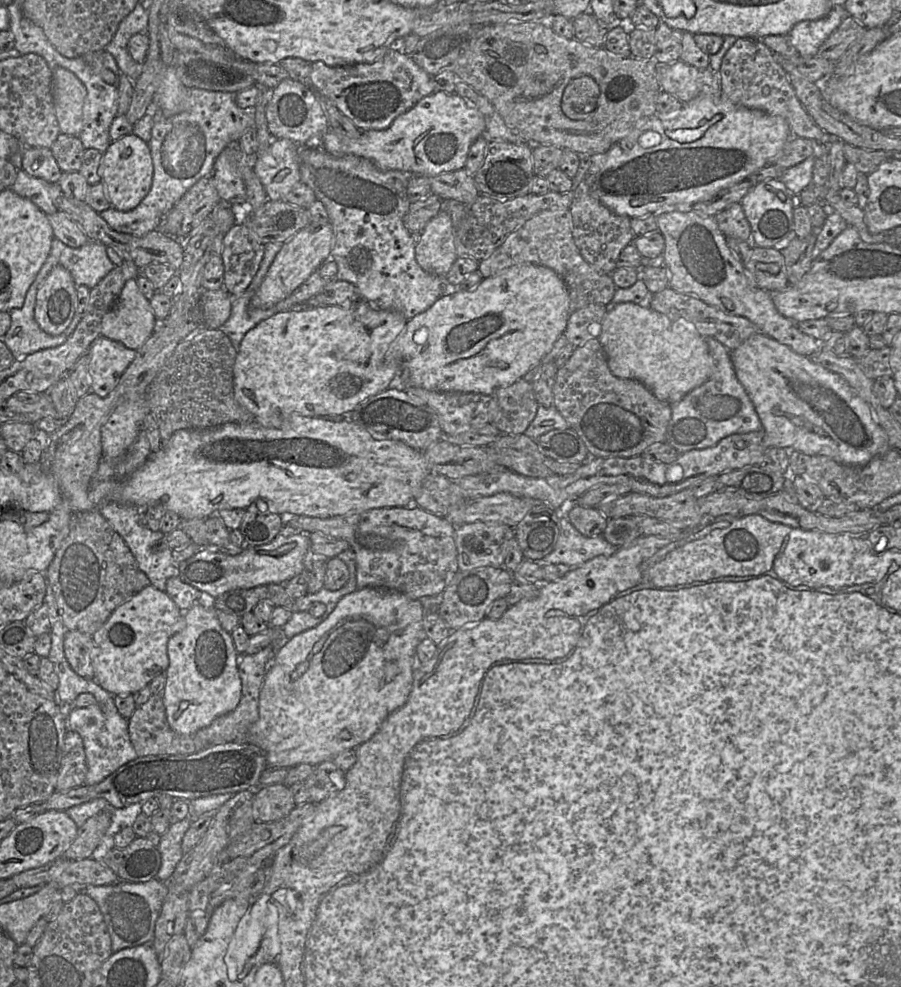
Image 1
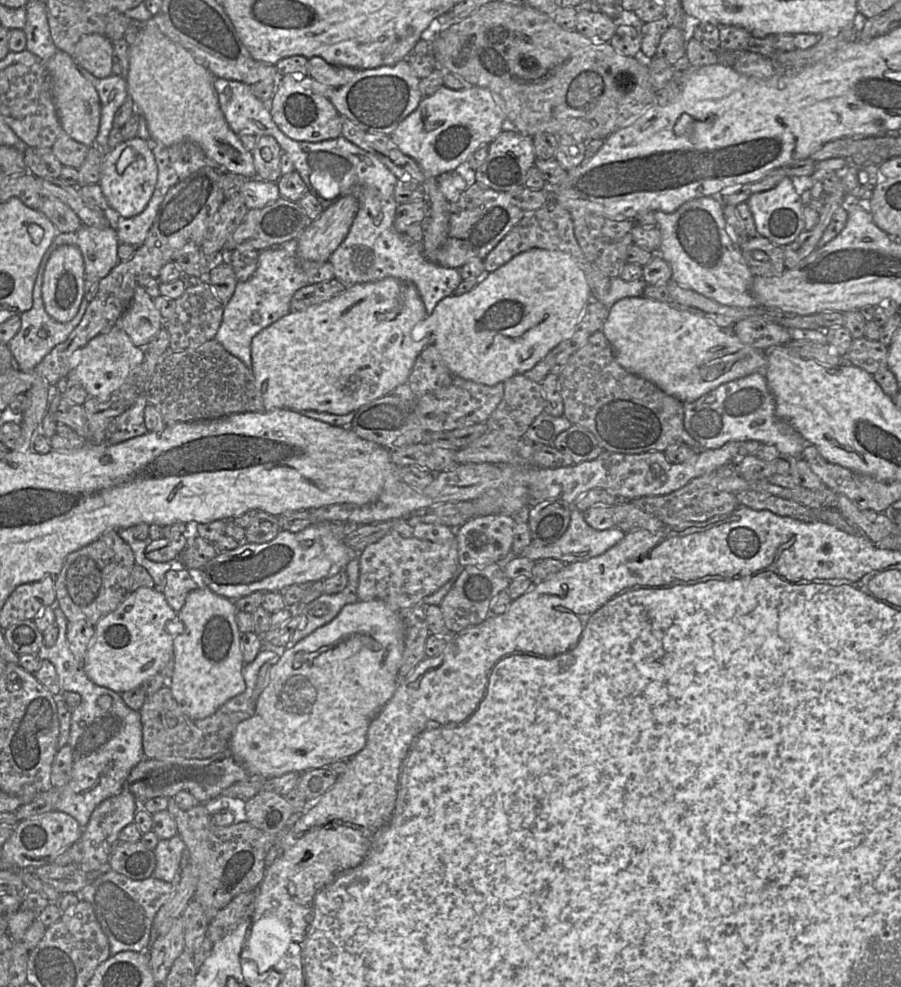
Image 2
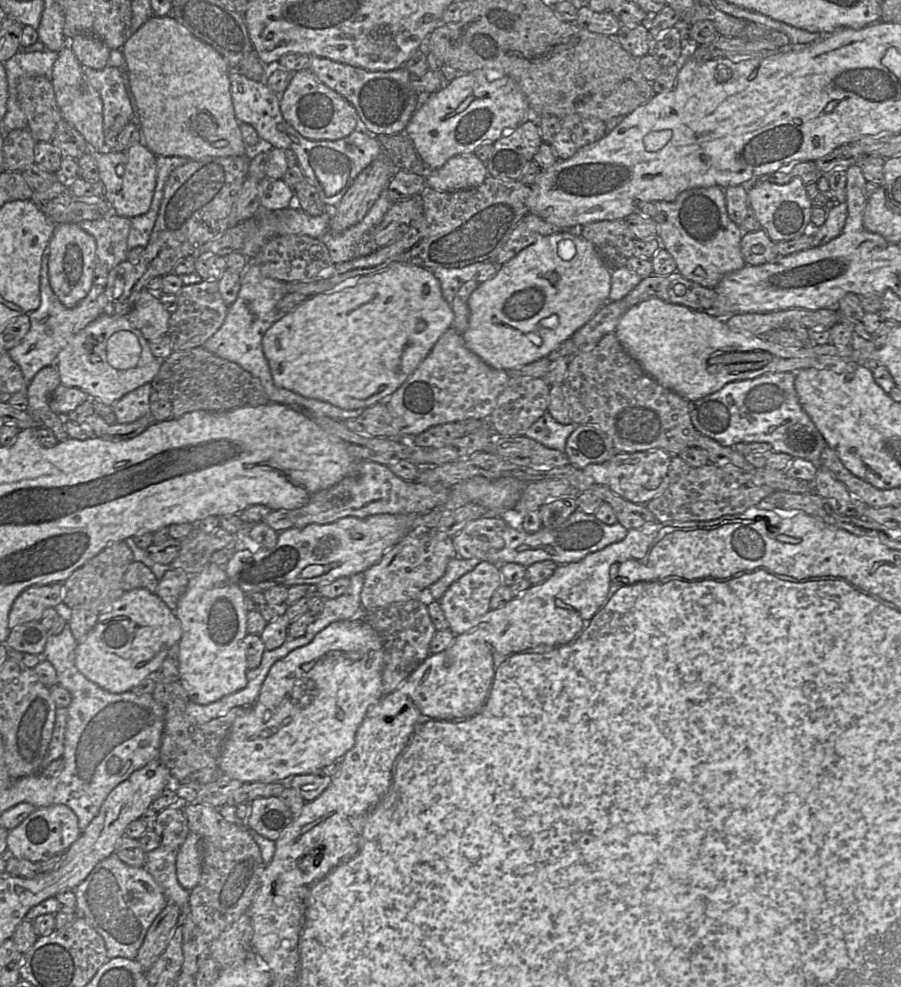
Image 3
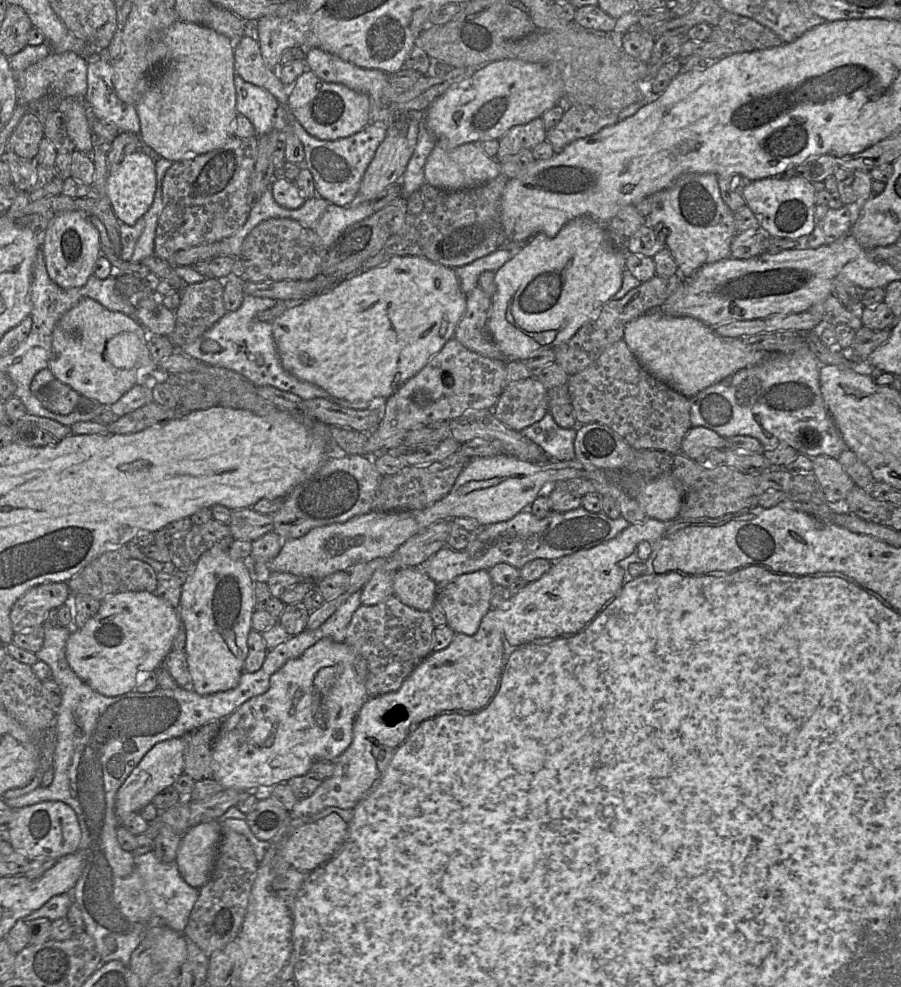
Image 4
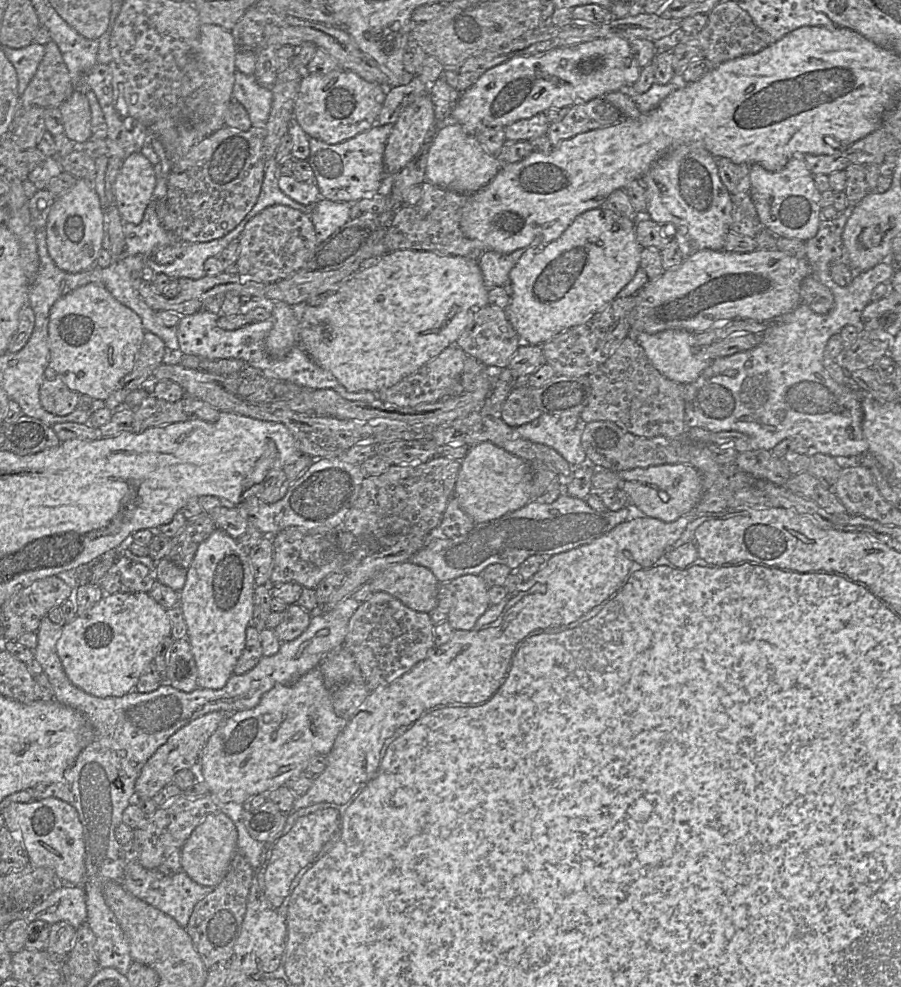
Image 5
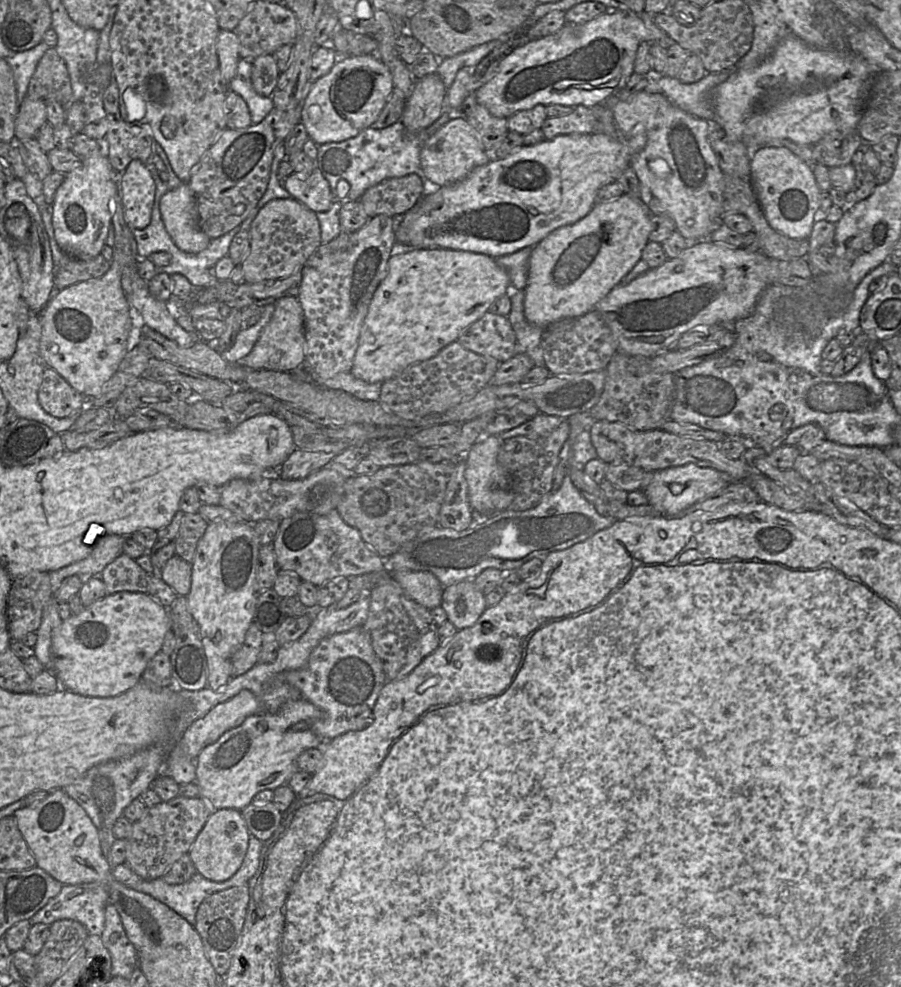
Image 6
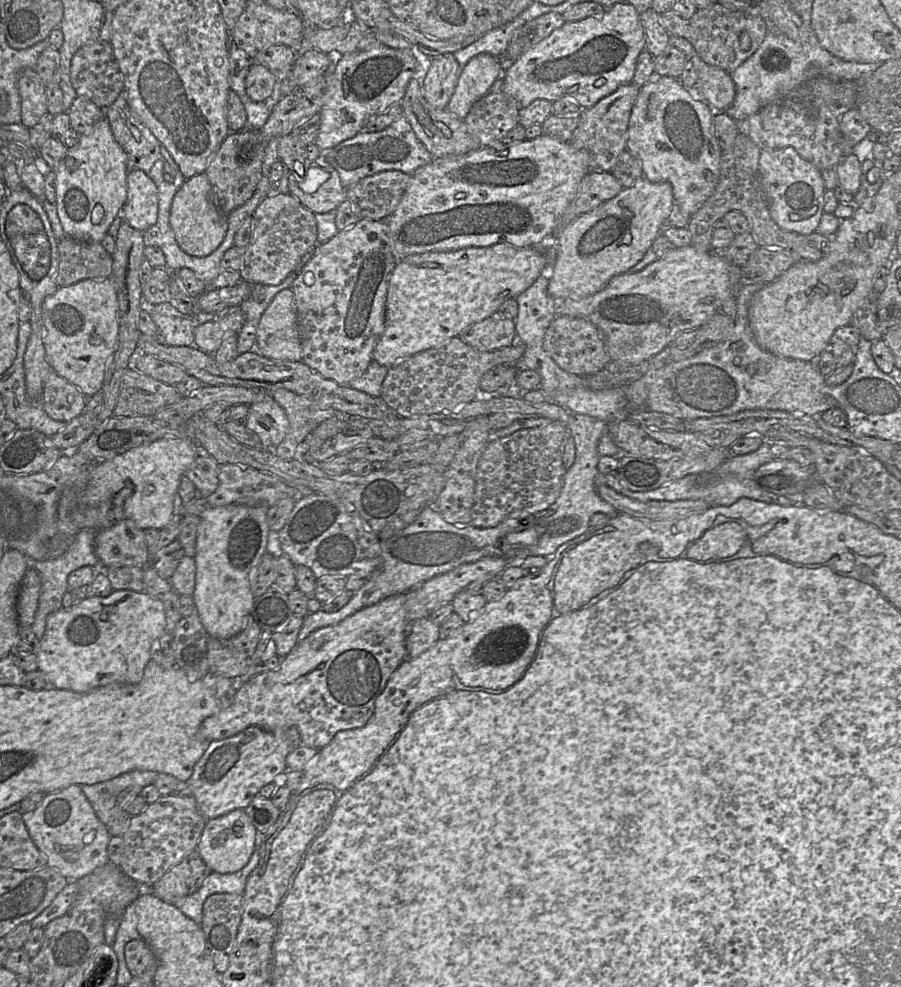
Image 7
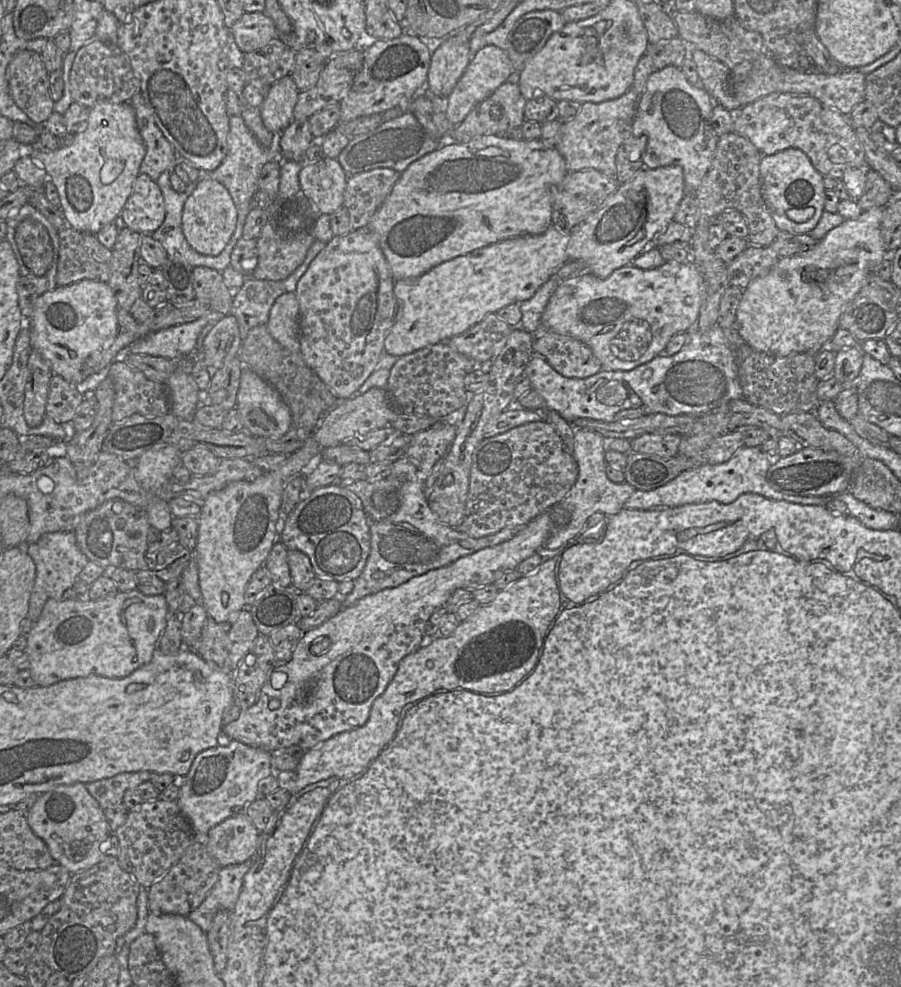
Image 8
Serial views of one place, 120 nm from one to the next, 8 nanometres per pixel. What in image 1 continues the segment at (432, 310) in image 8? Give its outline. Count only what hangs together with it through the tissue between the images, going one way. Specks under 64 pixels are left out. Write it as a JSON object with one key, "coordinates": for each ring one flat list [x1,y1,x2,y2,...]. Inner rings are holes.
{"coordinates":[[364,299,351,304,304,307,273,315,250,329,237,349,233,368,234,396,237,402,251,412,255,421,264,427,280,428,285,417,298,413,305,417,338,416,353,410,367,398,374,396,394,385,400,375,400,348,398,336,403,332,407,320,398,312,381,310]]}

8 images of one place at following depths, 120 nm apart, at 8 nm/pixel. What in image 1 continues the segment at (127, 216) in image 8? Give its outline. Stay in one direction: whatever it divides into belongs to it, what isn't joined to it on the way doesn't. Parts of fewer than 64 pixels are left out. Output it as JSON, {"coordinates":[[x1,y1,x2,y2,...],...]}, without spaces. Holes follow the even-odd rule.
{"coordinates":[[132,132,112,141,100,162,100,177,111,207,120,211,134,209,150,190,153,161,148,143]]}

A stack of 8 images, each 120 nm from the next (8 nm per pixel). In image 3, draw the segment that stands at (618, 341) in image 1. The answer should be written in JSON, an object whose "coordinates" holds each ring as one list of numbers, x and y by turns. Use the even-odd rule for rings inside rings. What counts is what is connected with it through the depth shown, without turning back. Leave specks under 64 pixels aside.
{"coordinates":[[651,298,628,309,614,332,626,350,659,385,690,401,696,401,735,381,767,373,823,369,835,364,859,363,860,353,851,345,784,347,752,334,732,330,725,320,704,311]]}

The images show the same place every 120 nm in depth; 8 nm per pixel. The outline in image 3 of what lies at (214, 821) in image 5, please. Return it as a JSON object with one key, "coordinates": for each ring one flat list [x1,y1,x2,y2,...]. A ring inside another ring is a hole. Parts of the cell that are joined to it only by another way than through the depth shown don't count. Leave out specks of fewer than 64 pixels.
{"coordinates":[[189,831,178,850,176,874,181,886,191,891,199,883,202,871,202,841,198,834]]}

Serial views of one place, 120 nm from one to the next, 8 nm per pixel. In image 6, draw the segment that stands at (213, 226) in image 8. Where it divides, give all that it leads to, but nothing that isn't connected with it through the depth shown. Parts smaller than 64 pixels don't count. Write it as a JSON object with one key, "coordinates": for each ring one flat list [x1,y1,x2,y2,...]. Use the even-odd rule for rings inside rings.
{"coordinates":[[187,183,163,195,159,207,166,231,179,249,198,253,207,248,211,239,199,226,196,198]]}

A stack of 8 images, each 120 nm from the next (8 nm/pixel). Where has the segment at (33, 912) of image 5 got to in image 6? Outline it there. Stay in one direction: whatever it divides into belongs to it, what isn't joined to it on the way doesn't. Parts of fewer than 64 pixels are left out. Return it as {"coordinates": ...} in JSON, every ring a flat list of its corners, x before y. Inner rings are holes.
{"coordinates":[[98,882,63,885,60,892,49,900,29,921,32,925,43,923,51,925,62,919,76,920,83,924,90,935,101,936,105,926,105,907,109,903,106,887]]}

